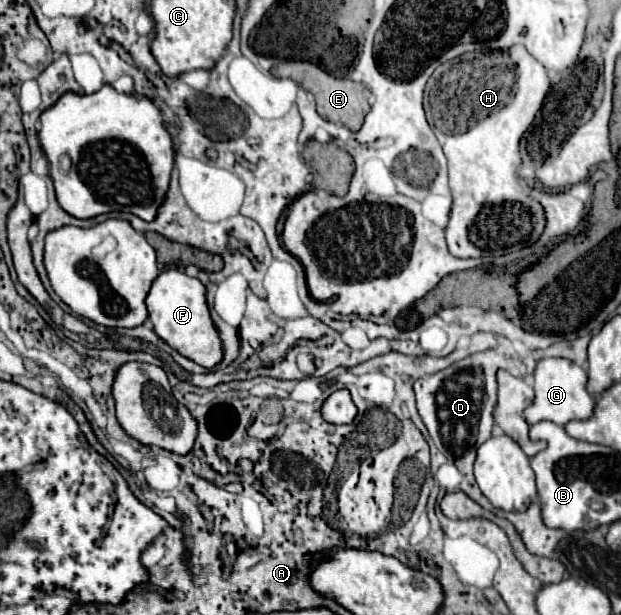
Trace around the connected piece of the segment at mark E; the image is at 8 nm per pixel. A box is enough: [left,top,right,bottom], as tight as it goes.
[270,59,370,131]

